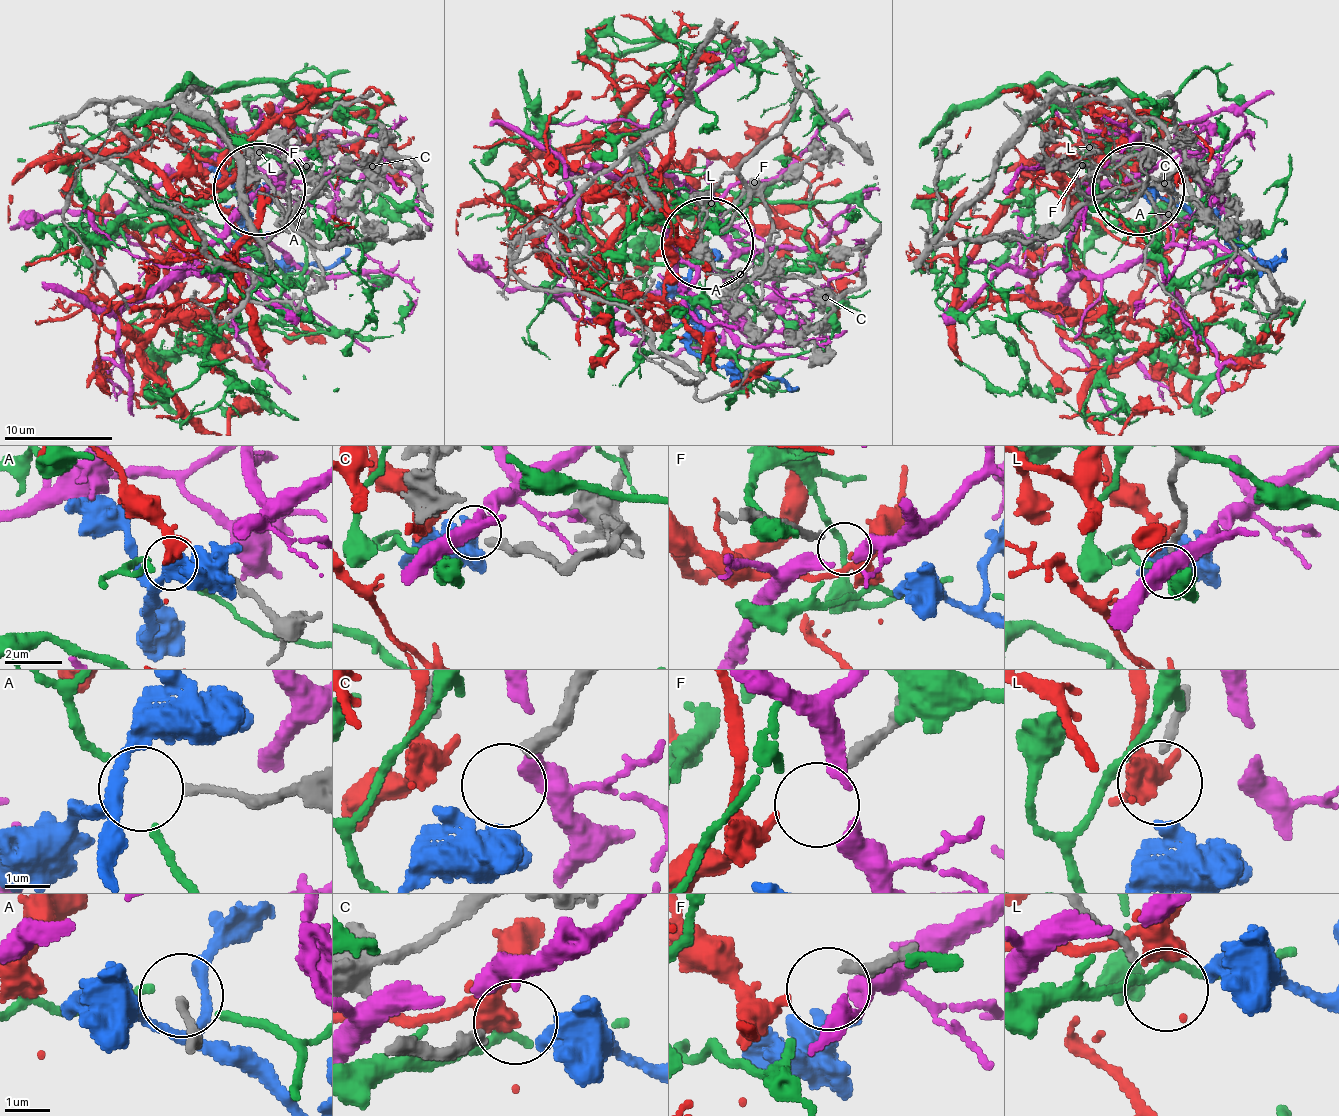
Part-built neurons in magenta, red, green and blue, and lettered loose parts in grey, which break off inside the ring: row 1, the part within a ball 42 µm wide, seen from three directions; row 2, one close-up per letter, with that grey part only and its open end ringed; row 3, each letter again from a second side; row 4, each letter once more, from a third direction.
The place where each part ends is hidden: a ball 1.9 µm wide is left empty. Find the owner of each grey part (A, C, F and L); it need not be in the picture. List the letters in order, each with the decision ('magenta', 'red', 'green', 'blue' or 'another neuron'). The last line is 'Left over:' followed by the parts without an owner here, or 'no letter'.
A: green
C: blue
F: red
L: another neuron
Left over: L

